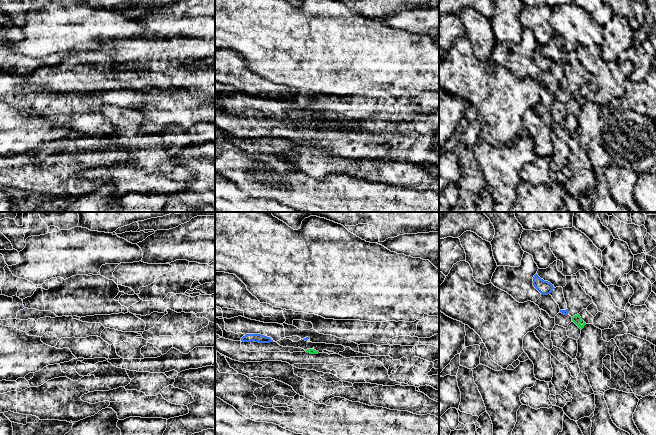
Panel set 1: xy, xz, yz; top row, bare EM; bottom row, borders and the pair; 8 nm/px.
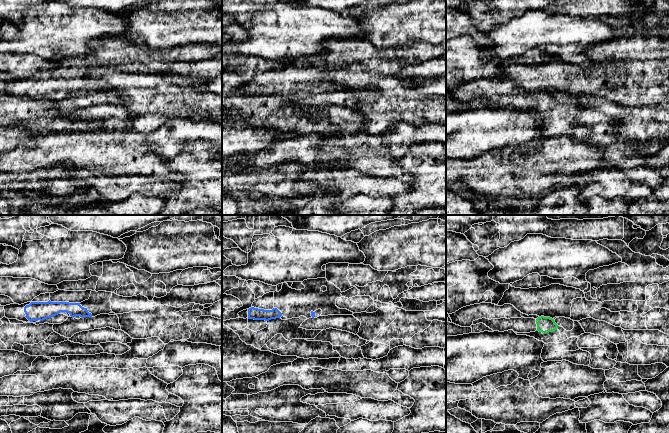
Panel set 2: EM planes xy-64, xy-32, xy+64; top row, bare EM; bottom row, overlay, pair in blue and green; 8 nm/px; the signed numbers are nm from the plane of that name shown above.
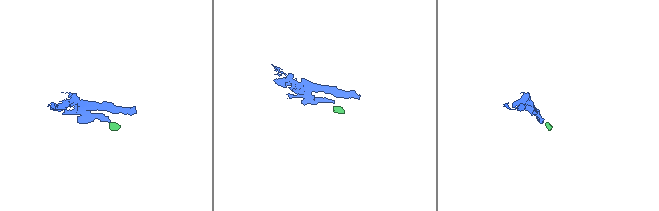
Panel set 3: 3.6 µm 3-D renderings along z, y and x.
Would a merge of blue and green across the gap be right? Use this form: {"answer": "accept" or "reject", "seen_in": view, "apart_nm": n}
{"answer": "reject", "seen_in": "yz", "apart_nm": 50}

